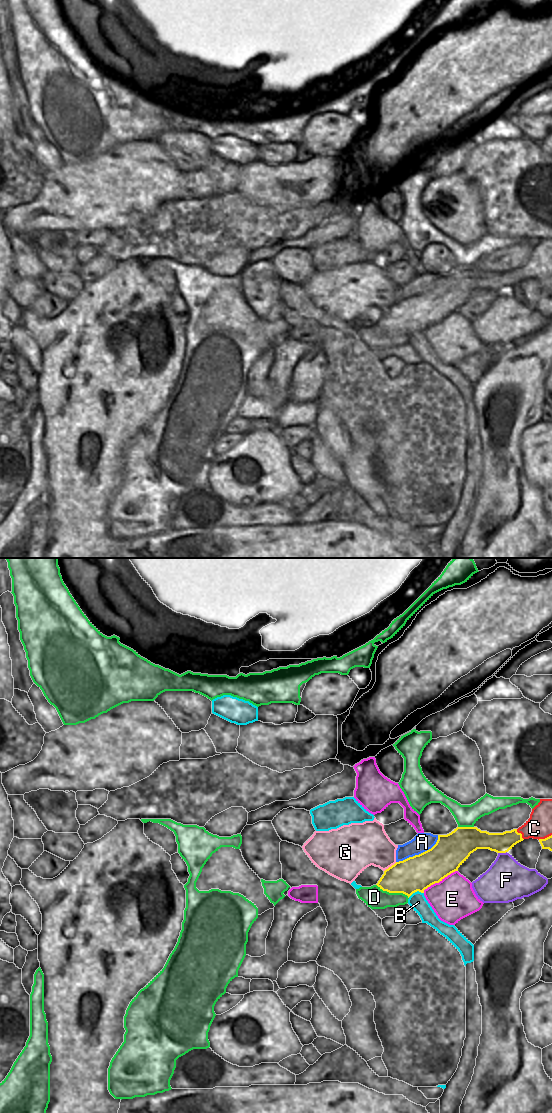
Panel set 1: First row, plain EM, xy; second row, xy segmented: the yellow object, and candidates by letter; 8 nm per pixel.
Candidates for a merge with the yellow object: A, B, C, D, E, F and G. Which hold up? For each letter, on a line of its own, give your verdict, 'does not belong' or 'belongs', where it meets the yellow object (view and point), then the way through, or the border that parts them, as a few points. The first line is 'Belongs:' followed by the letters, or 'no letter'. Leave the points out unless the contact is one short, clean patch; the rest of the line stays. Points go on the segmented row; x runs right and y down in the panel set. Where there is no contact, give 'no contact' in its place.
Belongs: no letter
A: does not belong; meets yellow in xy at (419, 854)
B: does not belong; meets yellow in xy at (415, 891)
C: does not belong; meets yellow in xy at (521, 834)
D: does not belong; meets yellow in xy at (393, 892)
E: does not belong; meets yellow in xy at (439, 881)
F: does not belong; meets yellow in xy at (502, 852)
G: does not belong; meets yellow in xy at (391, 866)

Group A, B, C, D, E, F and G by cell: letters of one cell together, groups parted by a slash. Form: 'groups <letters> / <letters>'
groups A C / B / D / E / F / G

